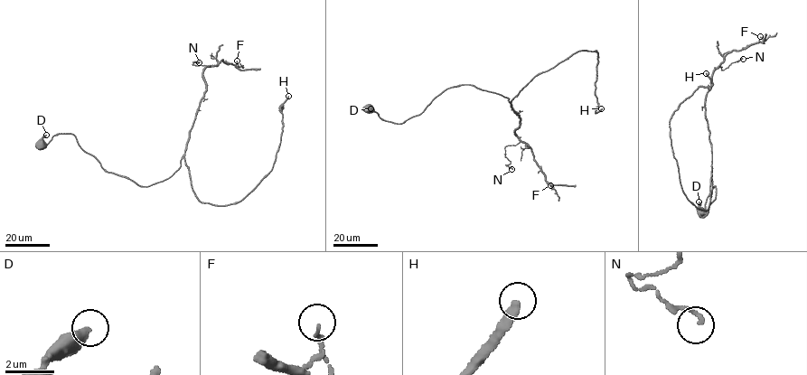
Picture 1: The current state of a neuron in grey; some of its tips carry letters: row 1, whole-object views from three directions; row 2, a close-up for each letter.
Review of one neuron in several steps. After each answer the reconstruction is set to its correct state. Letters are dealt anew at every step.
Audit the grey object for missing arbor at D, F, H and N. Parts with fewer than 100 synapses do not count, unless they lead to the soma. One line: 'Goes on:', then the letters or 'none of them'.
Goes on: H

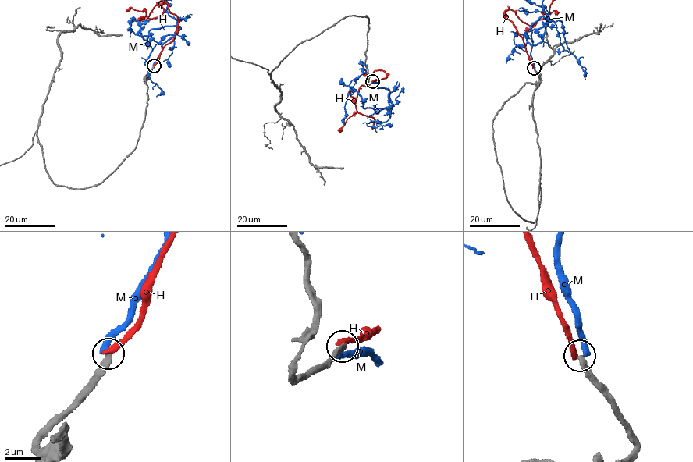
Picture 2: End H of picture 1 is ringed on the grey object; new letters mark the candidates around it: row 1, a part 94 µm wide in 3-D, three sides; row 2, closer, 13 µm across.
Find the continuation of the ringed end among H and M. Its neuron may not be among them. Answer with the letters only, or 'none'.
none

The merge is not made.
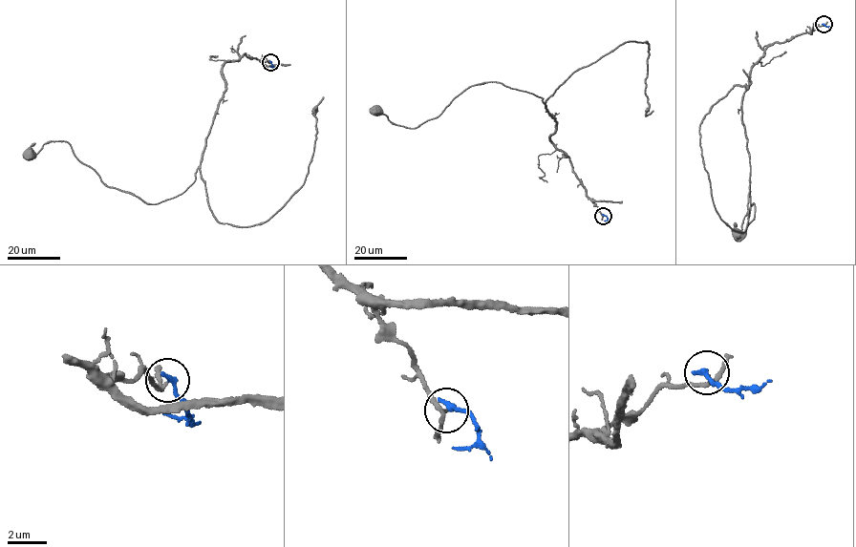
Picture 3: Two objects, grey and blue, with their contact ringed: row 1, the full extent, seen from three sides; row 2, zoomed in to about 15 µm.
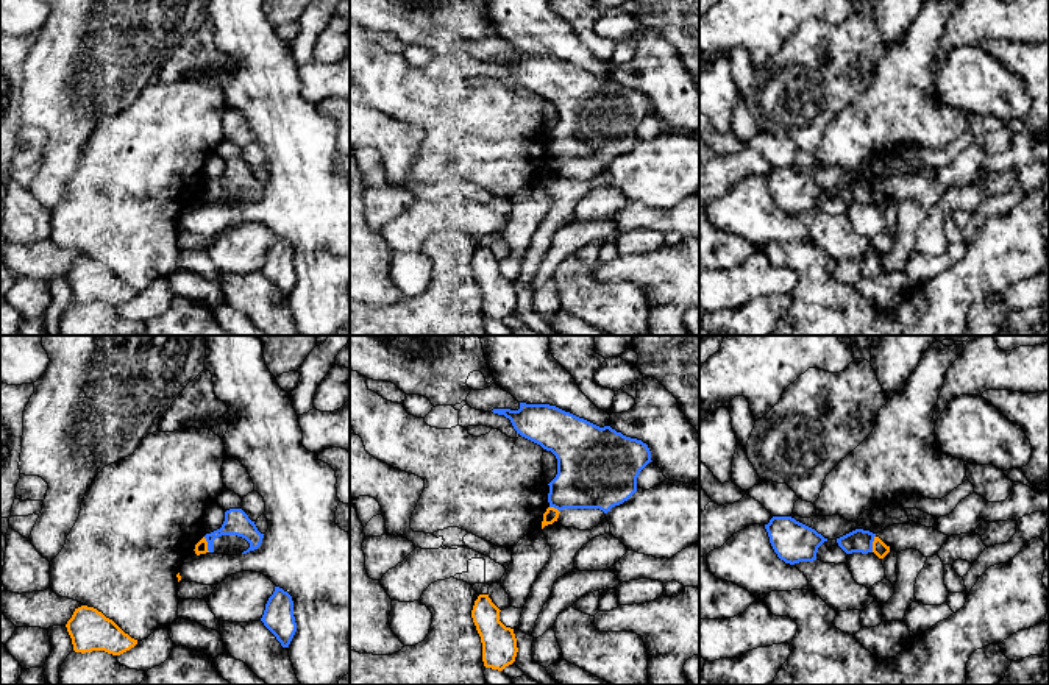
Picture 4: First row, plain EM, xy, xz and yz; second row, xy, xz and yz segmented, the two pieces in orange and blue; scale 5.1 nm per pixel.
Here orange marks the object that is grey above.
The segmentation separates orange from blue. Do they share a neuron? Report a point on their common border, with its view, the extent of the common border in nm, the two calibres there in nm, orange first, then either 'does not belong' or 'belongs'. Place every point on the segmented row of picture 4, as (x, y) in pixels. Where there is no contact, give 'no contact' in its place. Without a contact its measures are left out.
contact yz (873, 543); length 90 nm; calibres 80 and 120 nm; does not belong

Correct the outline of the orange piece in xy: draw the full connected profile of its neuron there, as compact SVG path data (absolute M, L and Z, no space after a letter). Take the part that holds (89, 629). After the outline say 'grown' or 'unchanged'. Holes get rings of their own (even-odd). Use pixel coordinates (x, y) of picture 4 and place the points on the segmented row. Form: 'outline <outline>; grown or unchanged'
outline M94 607L75 609L66 624L75 652L105 651L120 655L137 644L137 640L125 634L112 619Z; unchanged

